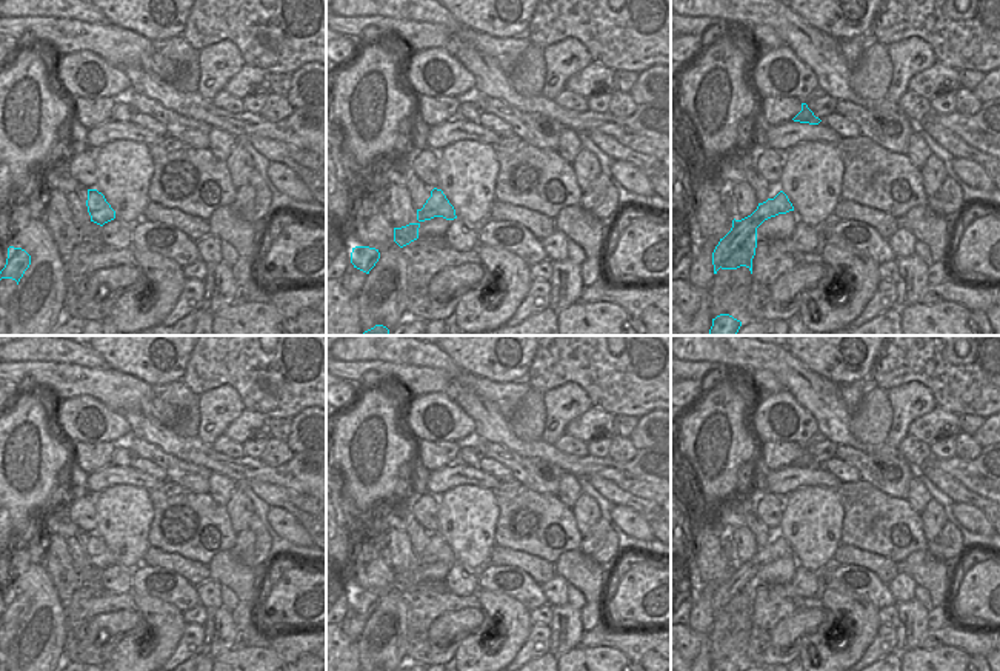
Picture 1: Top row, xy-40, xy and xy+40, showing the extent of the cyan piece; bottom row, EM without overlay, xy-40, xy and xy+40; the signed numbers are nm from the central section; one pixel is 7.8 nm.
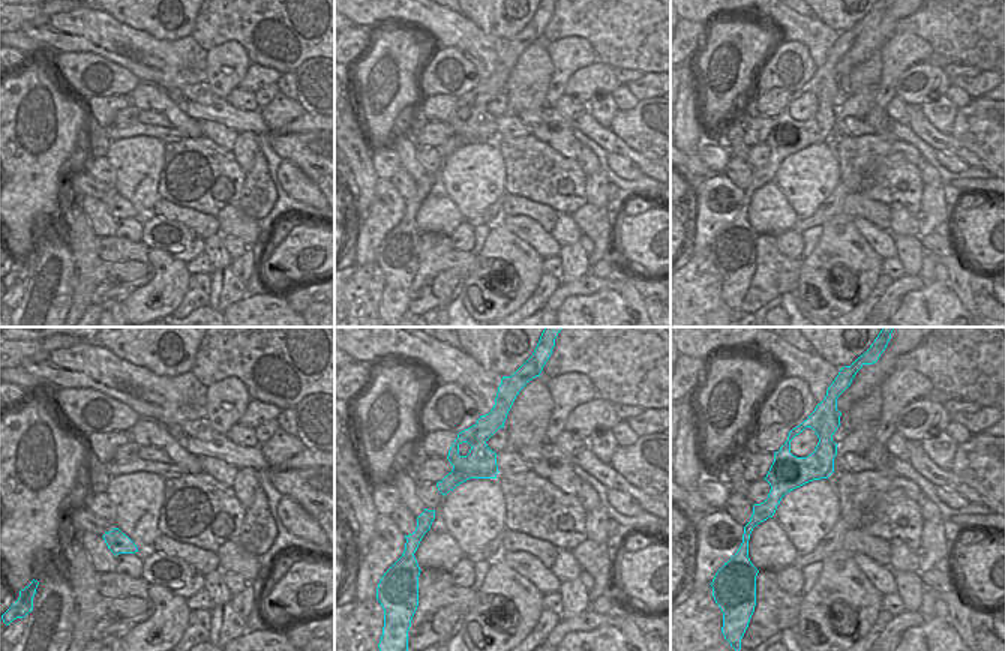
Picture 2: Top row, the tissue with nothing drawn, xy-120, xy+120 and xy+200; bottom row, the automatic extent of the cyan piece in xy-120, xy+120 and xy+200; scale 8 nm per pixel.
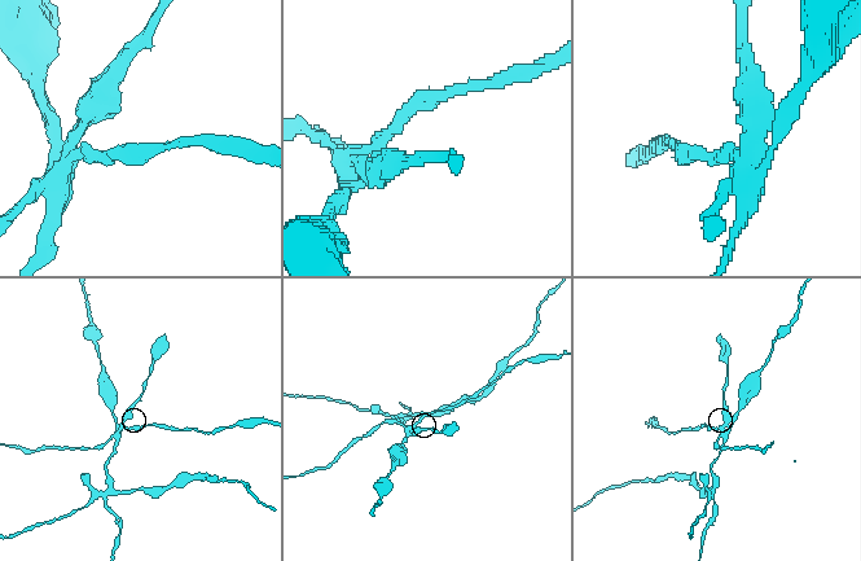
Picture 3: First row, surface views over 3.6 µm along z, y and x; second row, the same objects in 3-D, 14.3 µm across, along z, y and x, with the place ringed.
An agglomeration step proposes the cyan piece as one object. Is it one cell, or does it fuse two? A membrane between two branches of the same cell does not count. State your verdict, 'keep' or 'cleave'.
cleave

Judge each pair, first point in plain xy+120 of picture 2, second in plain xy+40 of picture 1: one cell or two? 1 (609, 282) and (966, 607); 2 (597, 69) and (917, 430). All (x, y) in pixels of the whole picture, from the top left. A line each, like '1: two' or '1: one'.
1: two
2: one

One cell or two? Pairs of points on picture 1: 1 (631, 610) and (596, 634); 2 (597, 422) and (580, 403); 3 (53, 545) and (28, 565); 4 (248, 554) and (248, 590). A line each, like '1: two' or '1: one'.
1: two
2: two
3: two
4: two

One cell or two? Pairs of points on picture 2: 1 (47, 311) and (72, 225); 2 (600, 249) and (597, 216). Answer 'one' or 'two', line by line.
1: two
2: one

